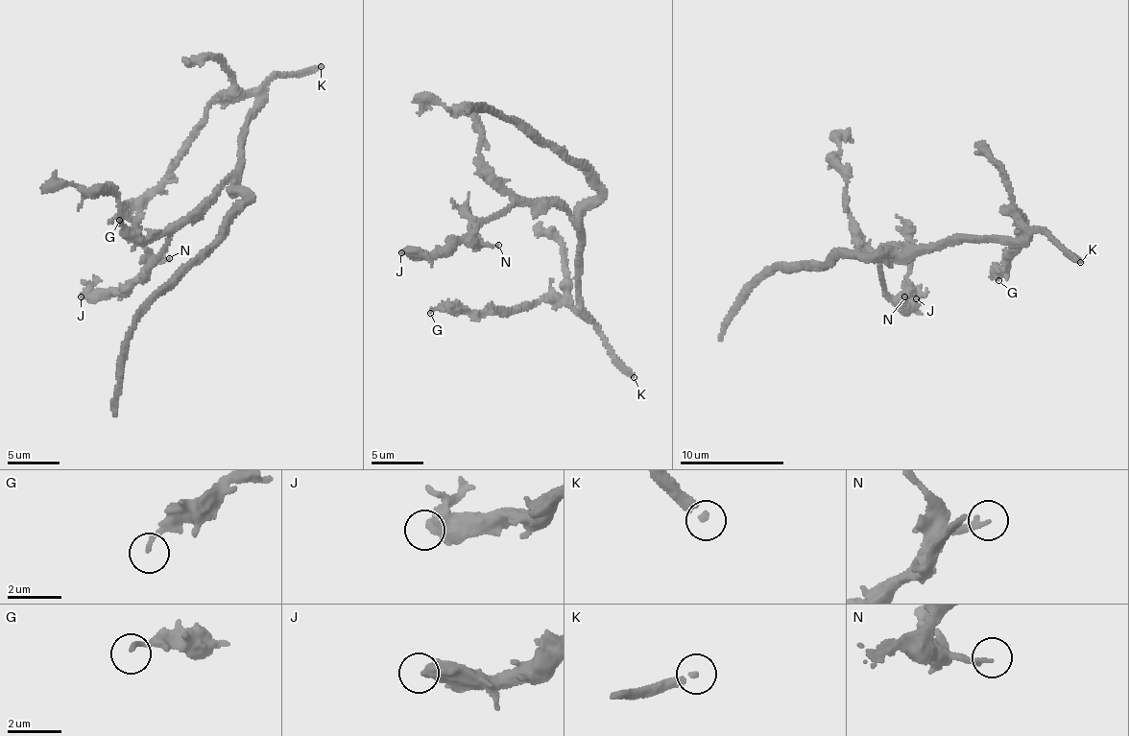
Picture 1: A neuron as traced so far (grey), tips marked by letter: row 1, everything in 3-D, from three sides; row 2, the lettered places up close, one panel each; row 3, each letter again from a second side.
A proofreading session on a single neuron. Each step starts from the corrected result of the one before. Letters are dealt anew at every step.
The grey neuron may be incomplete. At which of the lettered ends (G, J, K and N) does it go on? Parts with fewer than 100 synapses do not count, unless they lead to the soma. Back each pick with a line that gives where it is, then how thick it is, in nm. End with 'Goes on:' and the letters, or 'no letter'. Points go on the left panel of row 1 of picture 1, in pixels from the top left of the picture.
K: place (321, 66); calibre 200 nm
Goes on: K

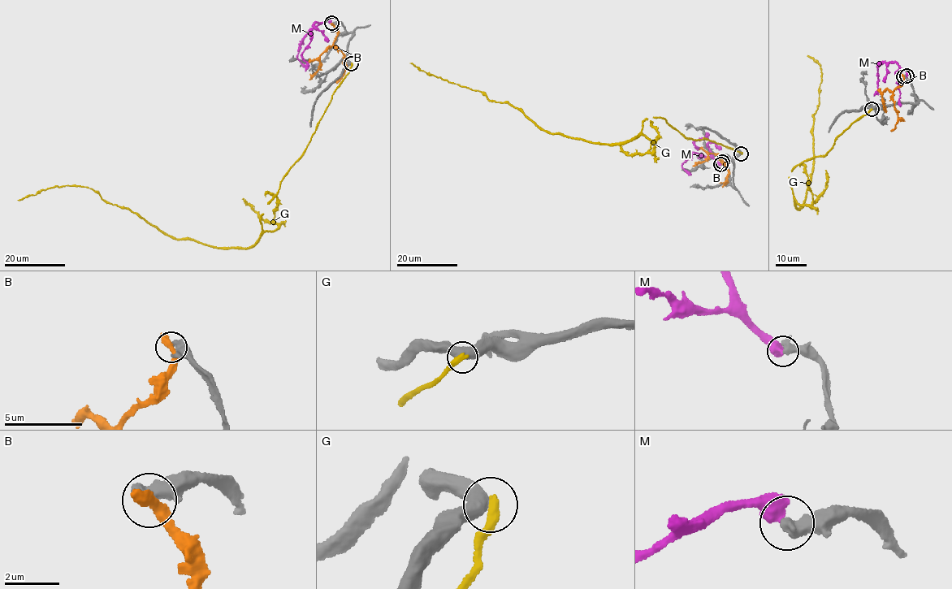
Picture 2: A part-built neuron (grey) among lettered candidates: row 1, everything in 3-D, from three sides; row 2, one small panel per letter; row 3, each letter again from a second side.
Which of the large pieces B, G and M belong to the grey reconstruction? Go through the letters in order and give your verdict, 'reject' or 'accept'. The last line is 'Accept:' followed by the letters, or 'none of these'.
B: reject
G: reject
M: reject
Accept: none of these

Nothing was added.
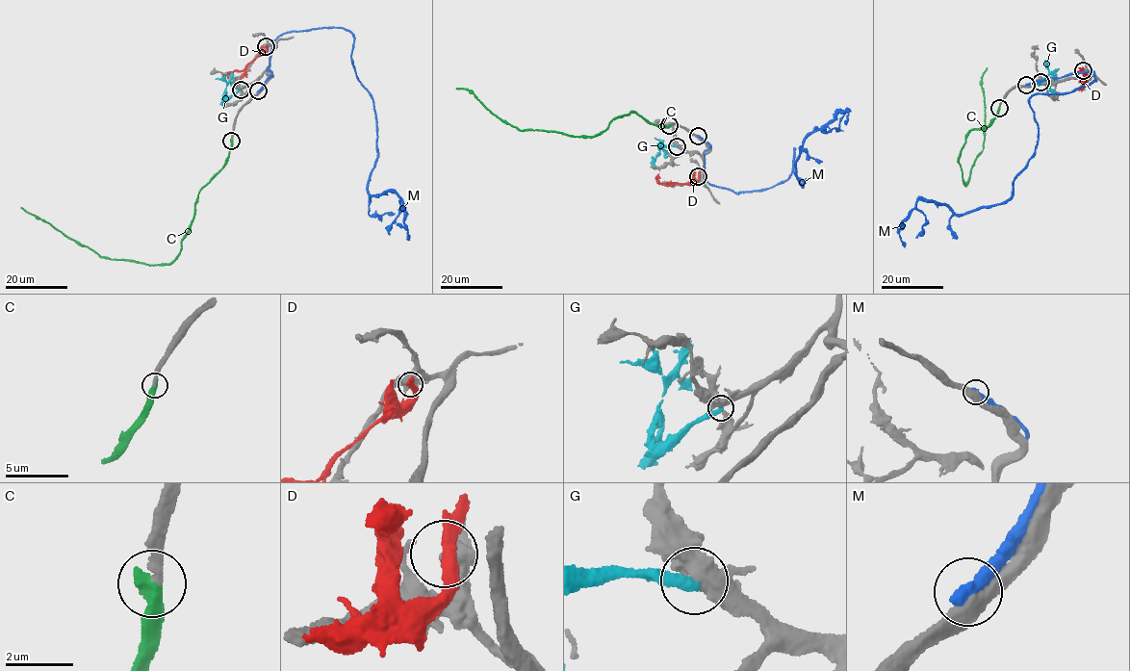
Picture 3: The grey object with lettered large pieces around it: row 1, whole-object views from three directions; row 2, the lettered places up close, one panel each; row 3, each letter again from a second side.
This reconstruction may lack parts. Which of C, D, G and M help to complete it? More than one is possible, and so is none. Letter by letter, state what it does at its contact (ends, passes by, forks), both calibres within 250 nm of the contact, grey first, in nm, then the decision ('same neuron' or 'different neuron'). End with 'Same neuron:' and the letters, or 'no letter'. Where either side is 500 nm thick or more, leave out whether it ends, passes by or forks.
C: it ends there; 280 nm thick on the grey side, 480 nm on the other; same neuron
D: 500 nm thick on the grey side, 400 nm on the other; different neuron
G: it ends there; 400 nm thick on the grey side, 360 nm on the other; different neuron
M: it ends there; 480 nm thick on the grey side, 440 nm on the other; different neuron
Same neuron: C

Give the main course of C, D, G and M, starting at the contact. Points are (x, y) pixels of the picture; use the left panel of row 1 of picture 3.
C: (232, 141), (227, 163), (199, 191), (181, 251), (168, 264), (154, 265), (101, 257), (21, 207)
D: (266, 46), (267, 49), (242, 70), (228, 72)
G: (241, 90), (224, 99), (225, 90), (223, 104)
M: (258, 91), (280, 35), (352, 33), (352, 65), (375, 112), (369, 200), (391, 190), (400, 200), (390, 234)

